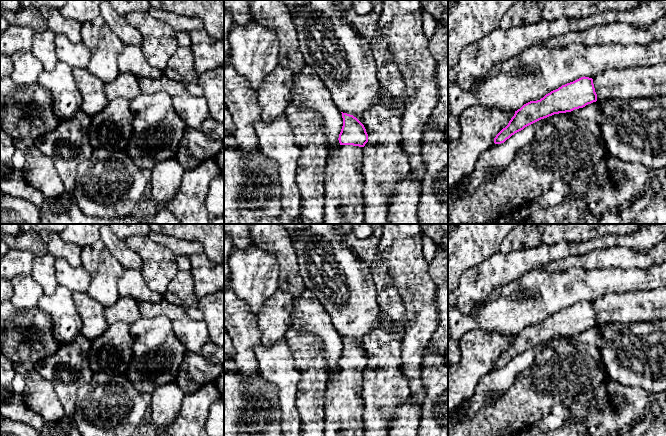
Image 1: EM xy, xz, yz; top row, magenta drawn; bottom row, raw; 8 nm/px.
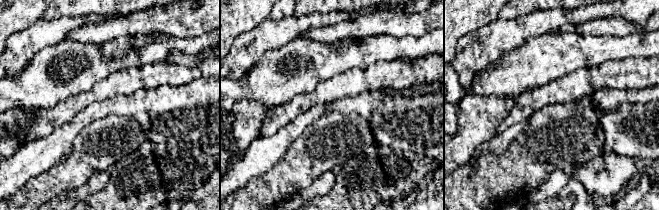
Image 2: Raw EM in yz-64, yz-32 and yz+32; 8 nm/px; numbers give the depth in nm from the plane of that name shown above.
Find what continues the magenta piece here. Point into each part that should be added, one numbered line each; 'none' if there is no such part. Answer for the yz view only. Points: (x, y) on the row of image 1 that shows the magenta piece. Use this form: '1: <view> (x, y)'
1: yz (629, 83)

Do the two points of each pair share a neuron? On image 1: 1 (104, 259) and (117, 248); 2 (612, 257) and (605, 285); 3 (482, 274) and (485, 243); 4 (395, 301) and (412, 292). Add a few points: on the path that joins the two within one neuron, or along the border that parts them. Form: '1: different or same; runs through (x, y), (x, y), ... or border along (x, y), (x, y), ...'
1: different; border along (100, 240), (124, 268)
2: different; border along (633, 268), (591, 268), (586, 270)
3: different; border along (499, 251), (479, 263), (466, 268), (462, 272)
4: different; border along (391, 277), (401, 297), (408, 321)

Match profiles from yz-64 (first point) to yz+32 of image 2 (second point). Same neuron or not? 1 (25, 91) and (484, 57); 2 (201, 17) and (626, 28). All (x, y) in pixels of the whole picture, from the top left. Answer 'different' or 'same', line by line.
1: different
2: same

